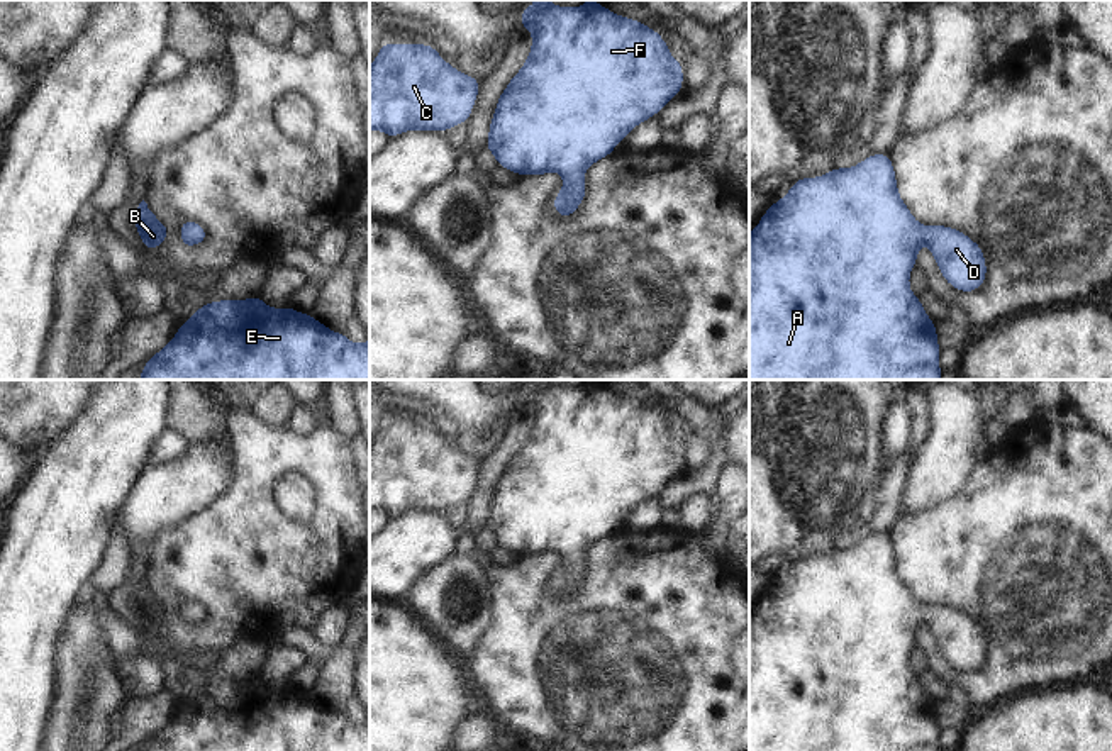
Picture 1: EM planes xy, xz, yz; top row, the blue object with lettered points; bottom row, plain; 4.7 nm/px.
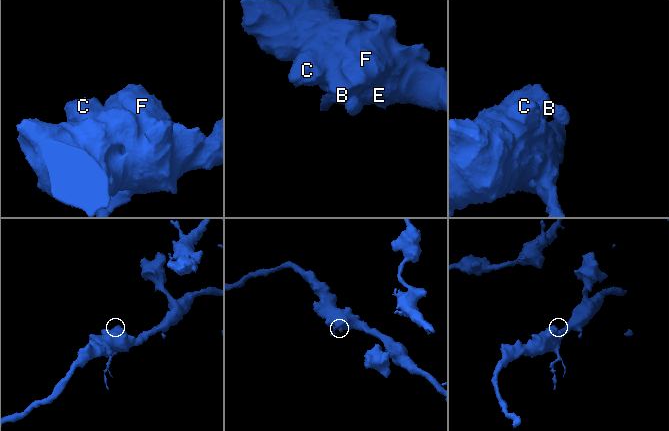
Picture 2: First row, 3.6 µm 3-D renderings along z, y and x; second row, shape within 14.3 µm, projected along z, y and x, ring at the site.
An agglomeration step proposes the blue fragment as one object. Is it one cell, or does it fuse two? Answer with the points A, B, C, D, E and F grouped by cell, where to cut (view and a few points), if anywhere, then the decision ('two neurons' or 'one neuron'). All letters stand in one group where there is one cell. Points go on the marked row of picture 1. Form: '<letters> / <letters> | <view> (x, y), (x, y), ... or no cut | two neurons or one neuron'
A B C D E F | no cut | one neuron

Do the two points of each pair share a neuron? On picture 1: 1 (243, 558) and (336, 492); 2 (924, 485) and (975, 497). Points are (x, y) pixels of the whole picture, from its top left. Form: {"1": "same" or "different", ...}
{"1": "same", "2": "different"}

